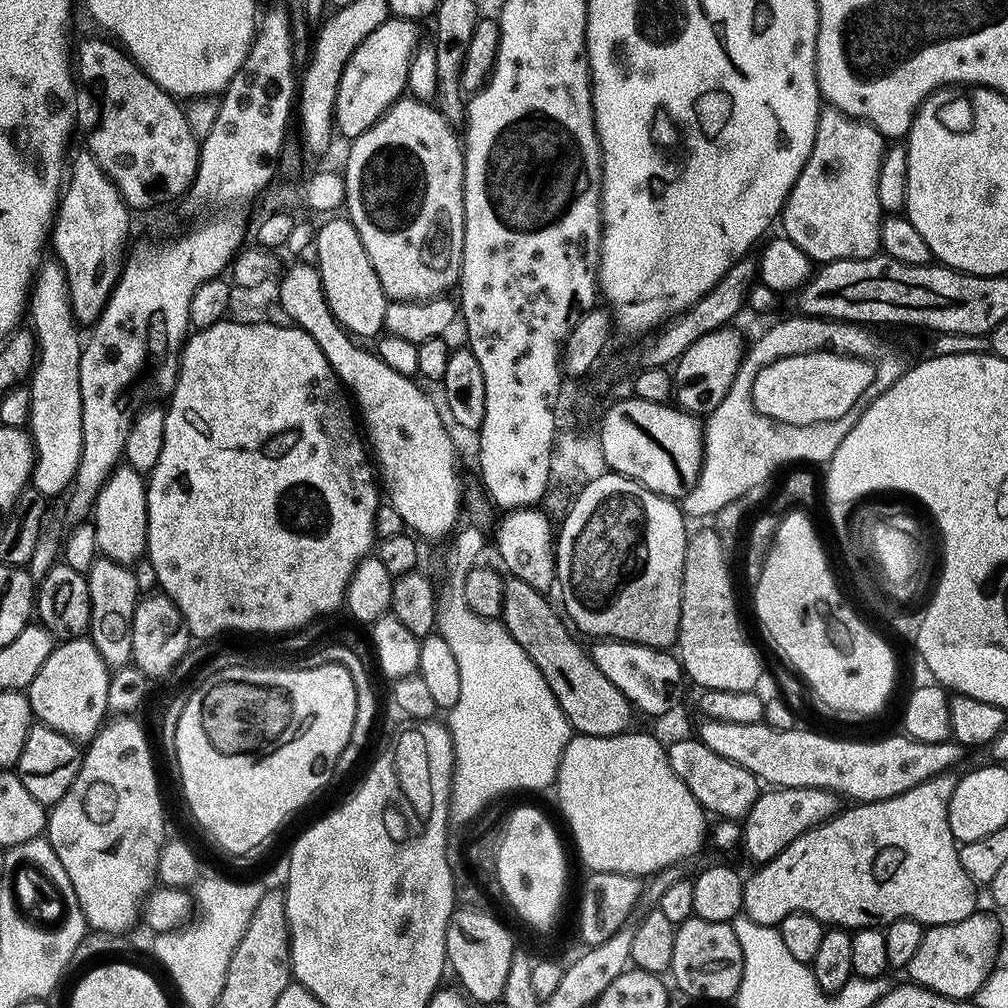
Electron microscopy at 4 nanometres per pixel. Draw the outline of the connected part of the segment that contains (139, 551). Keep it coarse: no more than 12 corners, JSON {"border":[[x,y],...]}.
{"border":[[117,467],[96,499],[99,555],[135,565],[148,546],[148,485]]}

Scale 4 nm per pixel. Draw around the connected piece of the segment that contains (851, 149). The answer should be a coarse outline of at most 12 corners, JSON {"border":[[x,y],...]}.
{"border":[[820,109],[783,235],[814,262],[881,251],[886,137]]}

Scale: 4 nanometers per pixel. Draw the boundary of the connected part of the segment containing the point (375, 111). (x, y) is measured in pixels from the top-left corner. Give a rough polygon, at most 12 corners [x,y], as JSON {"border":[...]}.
{"border":[[390,18],[348,59],[335,131],[351,142],[405,95],[418,47]]}

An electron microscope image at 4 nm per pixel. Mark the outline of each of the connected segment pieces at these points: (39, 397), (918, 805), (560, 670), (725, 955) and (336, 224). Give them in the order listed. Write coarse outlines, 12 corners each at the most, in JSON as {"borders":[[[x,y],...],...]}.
{"borders":[[[59,263],[30,288],[38,355],[30,484],[71,489],[82,458],[82,332]],[[955,775],[856,802],[744,880],[743,915],[962,922]],[[509,575],[504,629],[580,735],[629,731],[631,702],[545,593]],[[731,923],[678,925],[670,976],[686,995],[731,1001],[742,946]],[[351,220],[316,232],[326,302],[353,337],[379,337],[390,297]]]}

